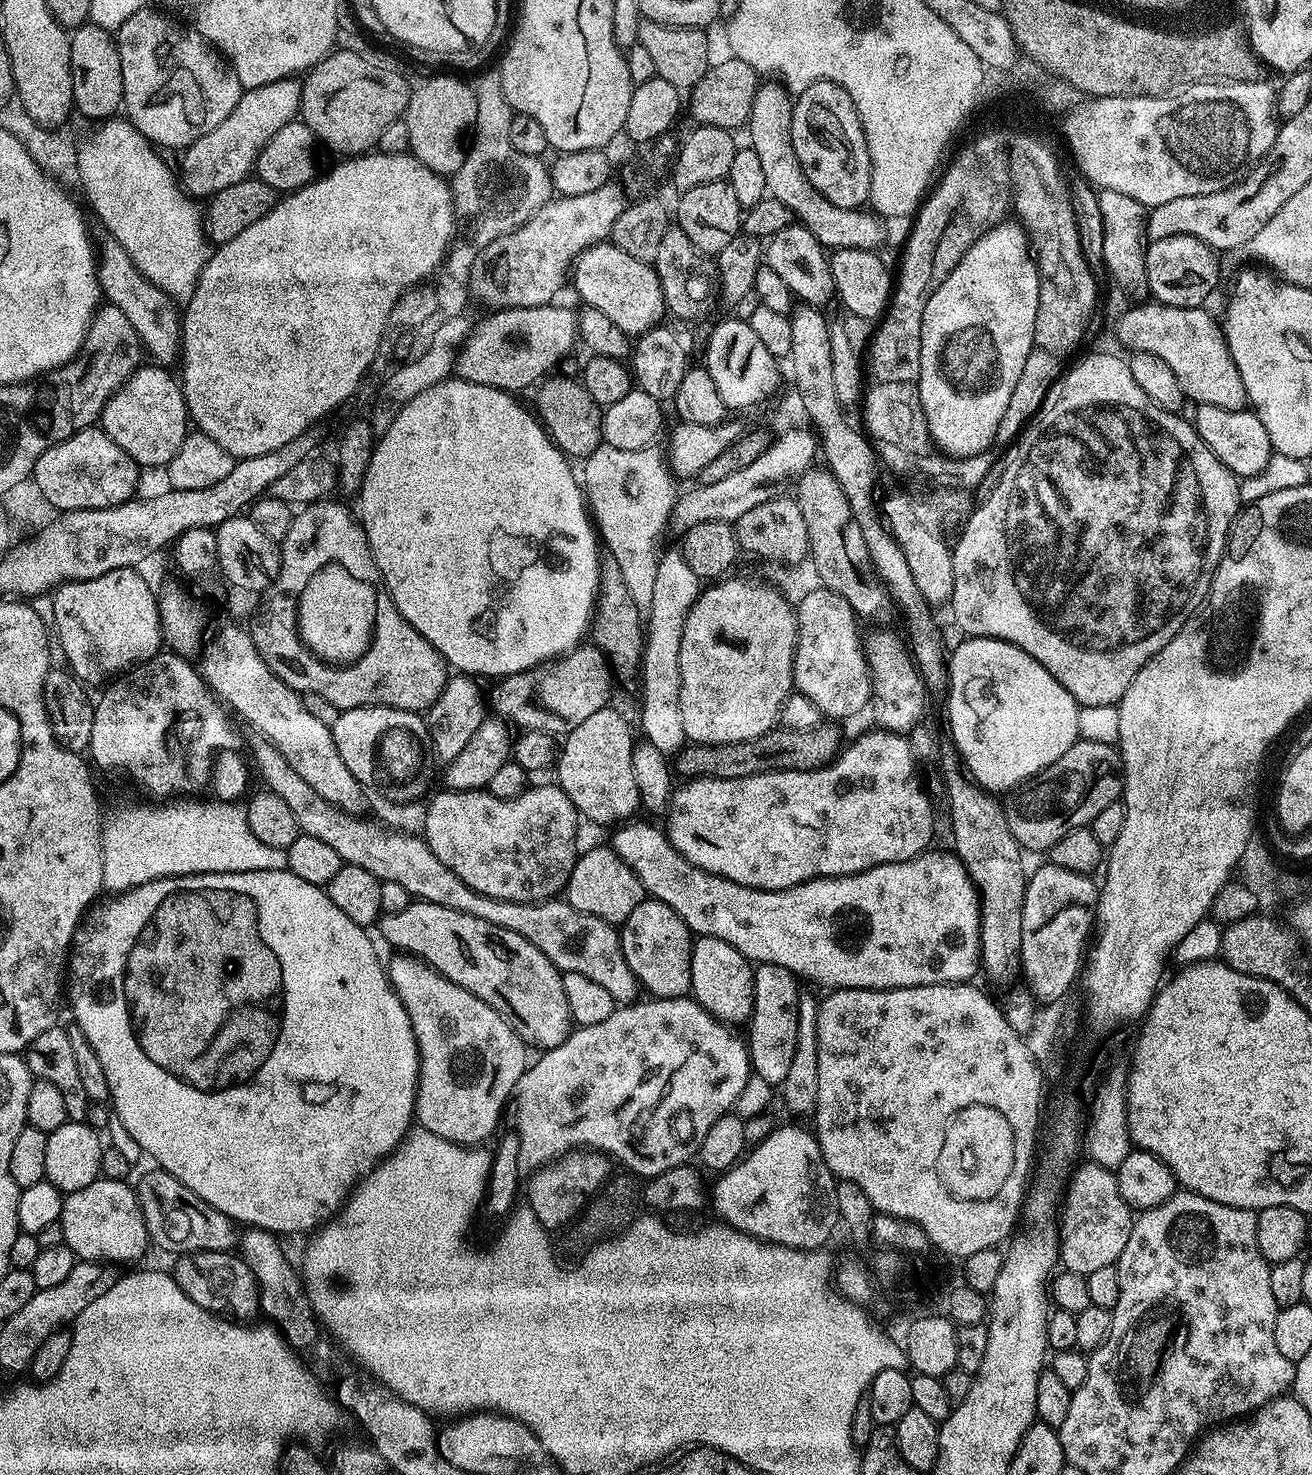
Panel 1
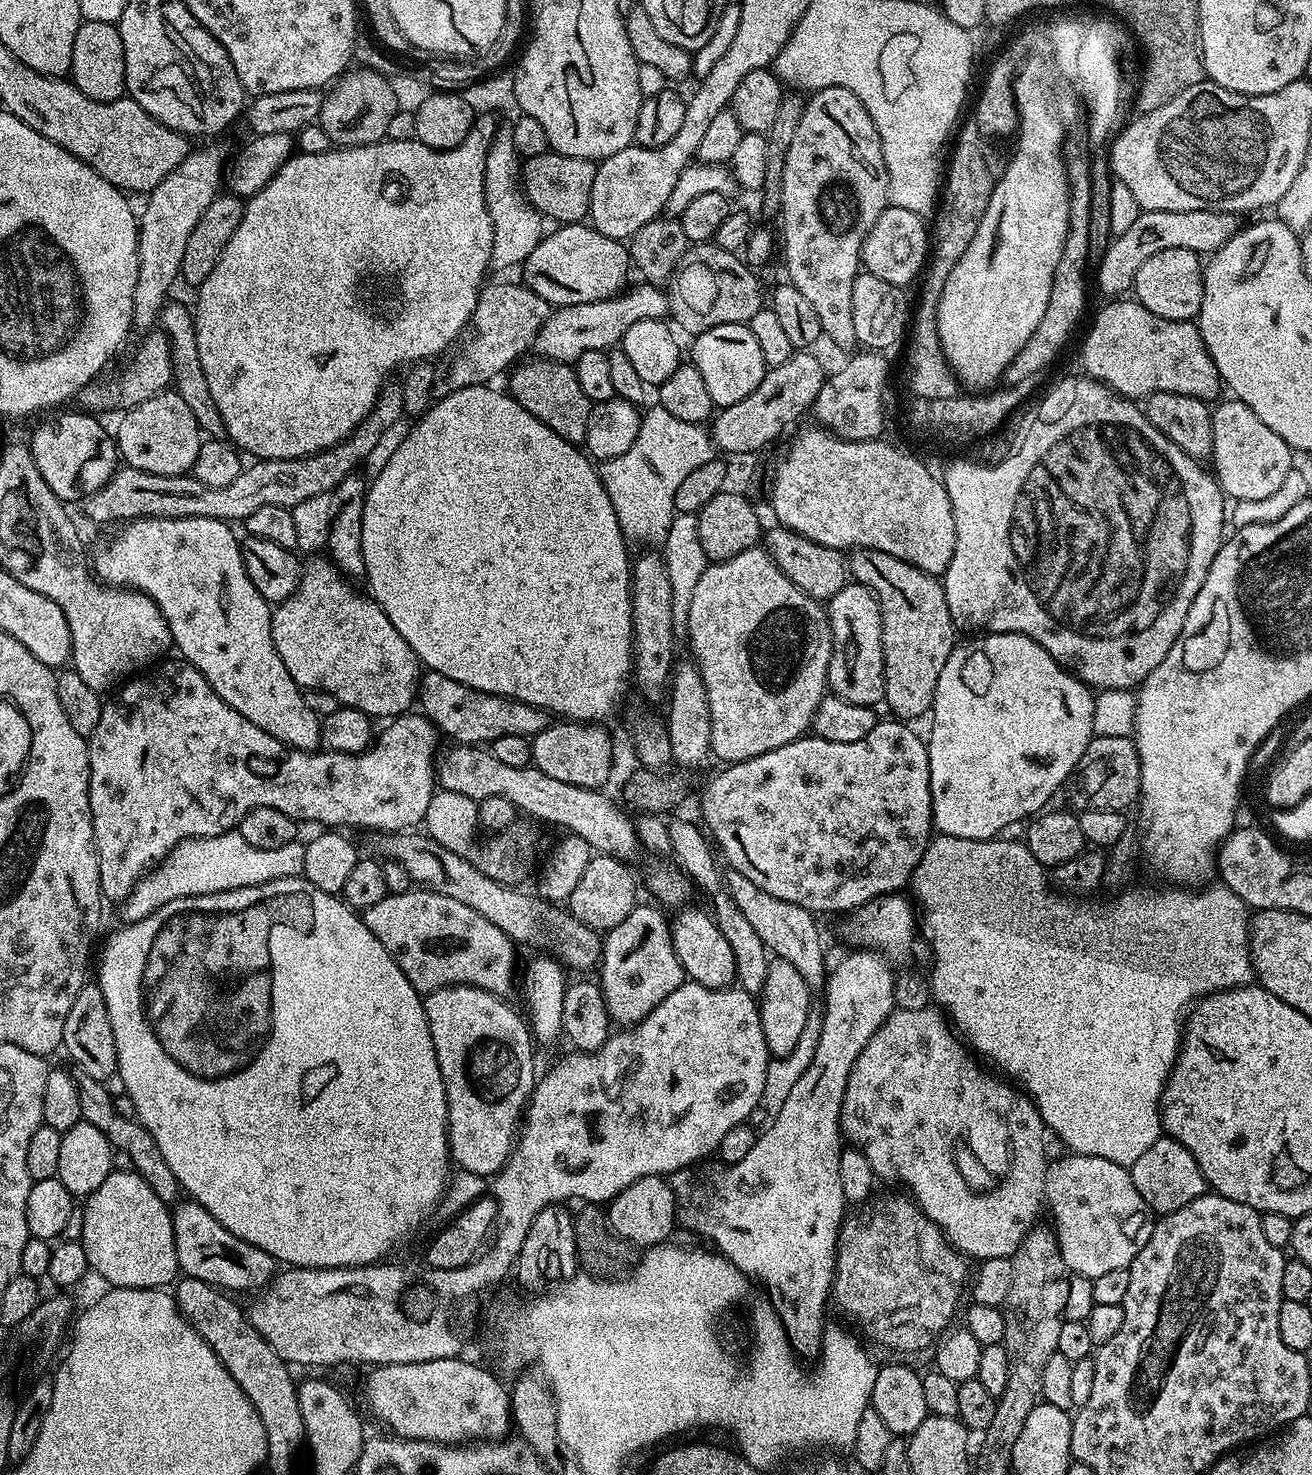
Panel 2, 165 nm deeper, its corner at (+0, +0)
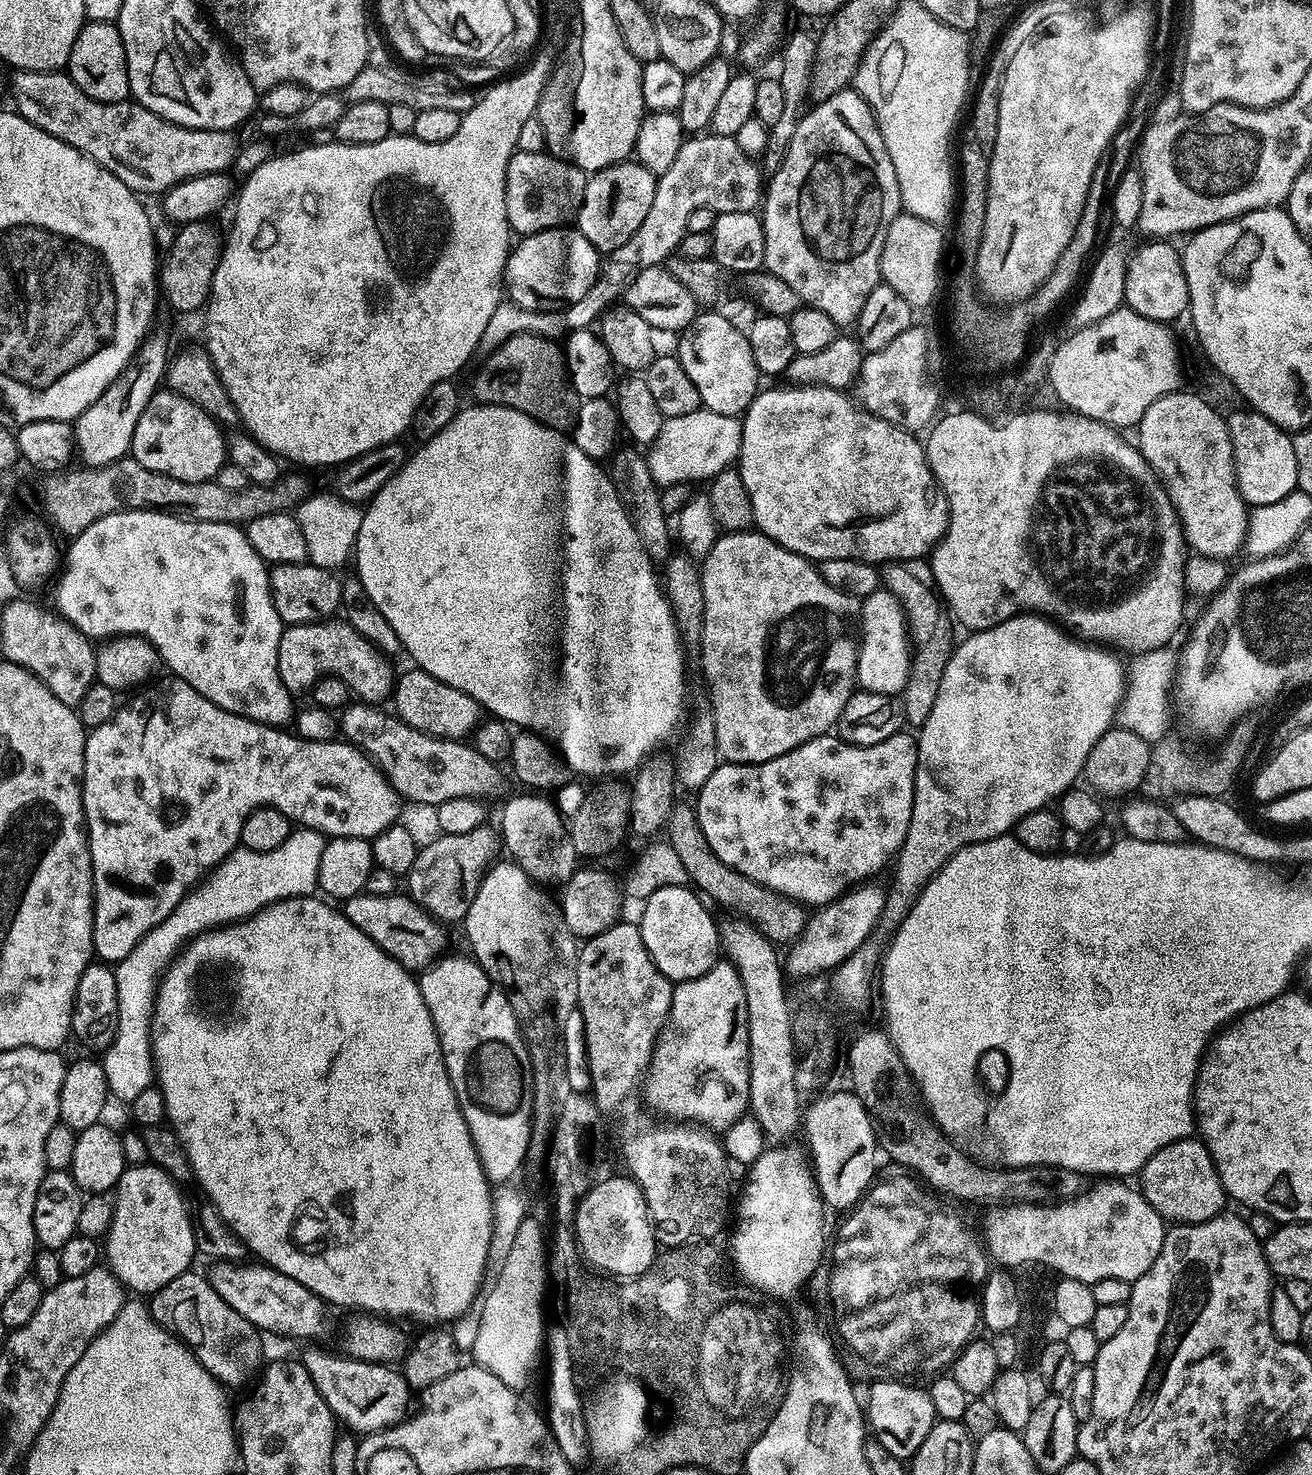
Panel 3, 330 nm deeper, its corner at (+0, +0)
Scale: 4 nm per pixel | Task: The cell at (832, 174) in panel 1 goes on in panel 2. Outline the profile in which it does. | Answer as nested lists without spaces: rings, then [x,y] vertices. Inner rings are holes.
[[[845,88],[813,91],[807,97],[794,142],[786,155],[779,219],[784,222],[787,279],[807,298],[810,306],[814,306],[826,340],[828,336],[829,342],[840,348],[856,344],[852,287],[856,275],[862,270],[864,239],[889,204],[886,158],[882,154],[880,135],[866,106]]]

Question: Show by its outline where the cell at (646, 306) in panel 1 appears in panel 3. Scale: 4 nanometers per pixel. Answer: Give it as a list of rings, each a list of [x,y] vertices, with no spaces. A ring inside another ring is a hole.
[[[575,227],[547,228],[525,236],[519,242],[521,244],[508,253],[503,283],[507,299],[518,307],[542,312],[574,304],[586,297],[586,292],[598,278],[601,253]]]

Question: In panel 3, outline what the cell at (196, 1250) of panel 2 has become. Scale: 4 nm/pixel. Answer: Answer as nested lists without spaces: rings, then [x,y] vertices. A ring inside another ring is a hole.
[[[222,1260],[213,1263],[213,1268],[206,1272],[208,1281],[222,1294],[246,1322],[250,1322],[261,1333],[273,1332],[276,1336],[316,1336],[324,1328],[325,1301],[314,1295],[302,1282],[294,1282],[294,1278],[286,1278],[278,1270],[268,1267],[263,1262],[242,1264]]]

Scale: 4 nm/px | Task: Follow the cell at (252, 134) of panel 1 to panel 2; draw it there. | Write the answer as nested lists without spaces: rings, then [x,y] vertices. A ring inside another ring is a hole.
[[[191,151],[186,159],[147,195],[146,208],[138,218],[139,254],[138,282],[134,286],[133,329],[148,334],[157,327],[169,303],[168,295],[178,284],[182,257],[191,230],[198,224],[203,211],[219,195],[224,178],[224,165],[210,152]]]

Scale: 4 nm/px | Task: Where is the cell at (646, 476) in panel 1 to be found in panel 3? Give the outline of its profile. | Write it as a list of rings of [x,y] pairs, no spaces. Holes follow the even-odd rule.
[[[703,406],[694,414],[682,414],[682,418],[667,417],[662,430],[658,430],[658,438],[654,438],[646,452],[654,482],[657,486],[667,486],[707,481],[725,471],[731,465],[728,463],[739,457],[741,427],[737,417],[714,414]]]

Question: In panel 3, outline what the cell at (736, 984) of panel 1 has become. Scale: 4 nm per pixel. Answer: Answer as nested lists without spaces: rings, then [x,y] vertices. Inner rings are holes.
[[[682,885],[664,886],[643,901],[644,913],[638,919],[642,940],[652,961],[670,981],[702,978],[721,959],[718,920],[703,903],[708,905],[691,887]]]

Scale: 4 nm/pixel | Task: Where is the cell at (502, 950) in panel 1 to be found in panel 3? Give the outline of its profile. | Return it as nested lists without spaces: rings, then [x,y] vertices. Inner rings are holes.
[[[407,894],[351,896],[343,901],[342,911],[347,920],[362,930],[362,934],[369,936],[383,952],[390,954],[406,970],[423,970],[435,964],[448,944],[445,925]]]

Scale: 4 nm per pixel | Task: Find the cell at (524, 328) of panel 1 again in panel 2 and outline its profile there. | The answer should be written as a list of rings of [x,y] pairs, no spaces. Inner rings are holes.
[[[640,282],[637,288],[630,288],[611,296],[609,300],[557,307],[538,333],[535,351],[540,351],[537,353],[541,357],[572,364],[582,354],[586,354],[586,350],[602,352],[615,349],[634,322],[664,320],[669,315],[668,297],[663,287]]]

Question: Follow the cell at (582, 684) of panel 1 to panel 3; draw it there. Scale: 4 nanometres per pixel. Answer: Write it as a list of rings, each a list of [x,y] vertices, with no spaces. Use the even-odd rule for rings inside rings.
[[[412,666],[409,672],[395,677],[391,703],[396,703],[395,715],[414,730],[424,732],[428,736],[437,736],[443,740],[463,741],[471,737],[482,723],[480,703],[470,694],[462,690],[454,690],[454,686],[446,686],[446,682],[438,682],[422,669]]]

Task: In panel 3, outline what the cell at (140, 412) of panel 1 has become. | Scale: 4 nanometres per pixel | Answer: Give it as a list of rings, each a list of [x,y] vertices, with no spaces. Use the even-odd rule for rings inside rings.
[[[161,390],[152,395],[146,410],[142,410],[142,418],[138,418],[138,426],[134,426],[130,456],[146,466],[146,470],[154,470],[182,482],[206,482],[215,480],[218,470],[226,463],[226,436],[221,425],[210,414],[206,414],[206,410],[182,398],[177,392]]]

